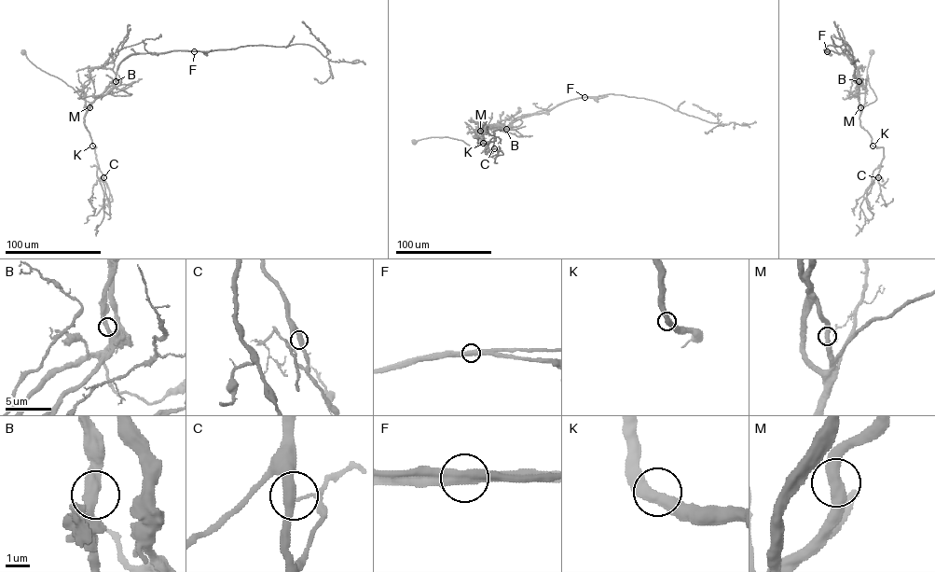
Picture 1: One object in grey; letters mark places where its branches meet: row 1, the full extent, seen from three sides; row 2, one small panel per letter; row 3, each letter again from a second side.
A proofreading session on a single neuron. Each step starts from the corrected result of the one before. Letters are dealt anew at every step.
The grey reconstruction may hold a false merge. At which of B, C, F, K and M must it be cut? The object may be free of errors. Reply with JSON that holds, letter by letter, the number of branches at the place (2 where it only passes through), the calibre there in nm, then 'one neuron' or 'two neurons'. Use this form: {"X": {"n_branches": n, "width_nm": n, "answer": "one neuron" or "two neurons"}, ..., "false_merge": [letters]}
{"B": {"n_branches": 2, "width_nm": 400, "answer": "one neuron"}, "C": {"n_branches": 2, "width_nm": 440, "answer": "one neuron"}, "F": {"n_branches": 2, "width_nm": 440, "answer": "two neurons"}, "K": {"n_branches": 2, "width_nm": 480, "answer": "one neuron"}, "M": {"n_branches": 2, "width_nm": 440, "answer": "one neuron"}, "false_merge": ["F"]}

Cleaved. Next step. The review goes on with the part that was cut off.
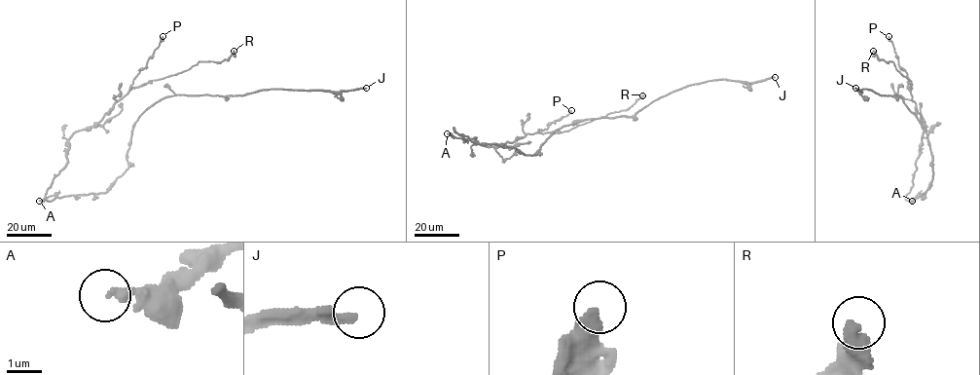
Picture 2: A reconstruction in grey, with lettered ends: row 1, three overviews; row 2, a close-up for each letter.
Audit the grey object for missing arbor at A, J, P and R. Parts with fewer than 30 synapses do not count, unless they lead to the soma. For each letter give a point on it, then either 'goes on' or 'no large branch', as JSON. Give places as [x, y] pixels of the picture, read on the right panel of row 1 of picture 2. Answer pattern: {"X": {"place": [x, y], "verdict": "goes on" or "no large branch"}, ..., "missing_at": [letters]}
{"A": {"place": [912, 201], "verdict": "no large branch"}, "J": {"place": [855, 88], "verdict": "goes on"}, "P": {"place": [889, 36], "verdict": "no large branch"}, "R": {"place": [873, 51], "verdict": "no large branch"}, "missing_at": ["J"]}

